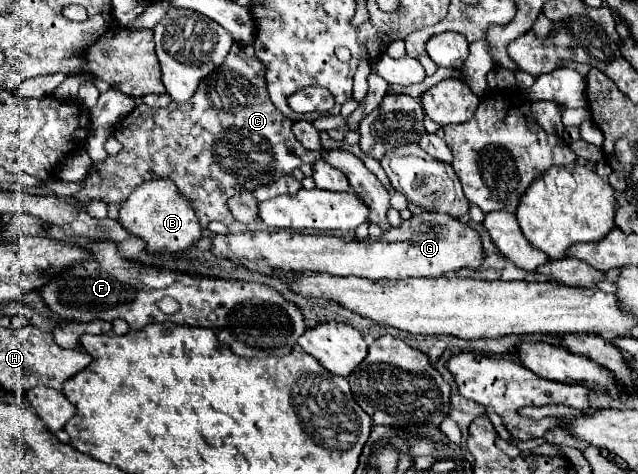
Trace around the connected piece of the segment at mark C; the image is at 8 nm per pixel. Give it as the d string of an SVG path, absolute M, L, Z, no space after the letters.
M233 44L225 62L199 82L199 88L189 102L171 102L167 108L159 110L139 104L127 118L123 118L113 130L113 136L123 144L123 150L117 156L107 156L101 164L93 164L85 178L85 188L75 194L75 198L81 204L83 200L123 204L145 180L167 176L177 184L183 196L193 200L203 228L213 220L229 226L235 218L227 208L227 196L233 196L243 188L255 190L259 184L271 184L305 162L337 160L337 168L345 172L353 184L353 192L369 208L369 220L387 232L391 224L387 222L385 212L391 196L377 176L347 150L303 148L293 136L291 124L293 120L283 116L271 104L265 68L259 64L253 48Z

